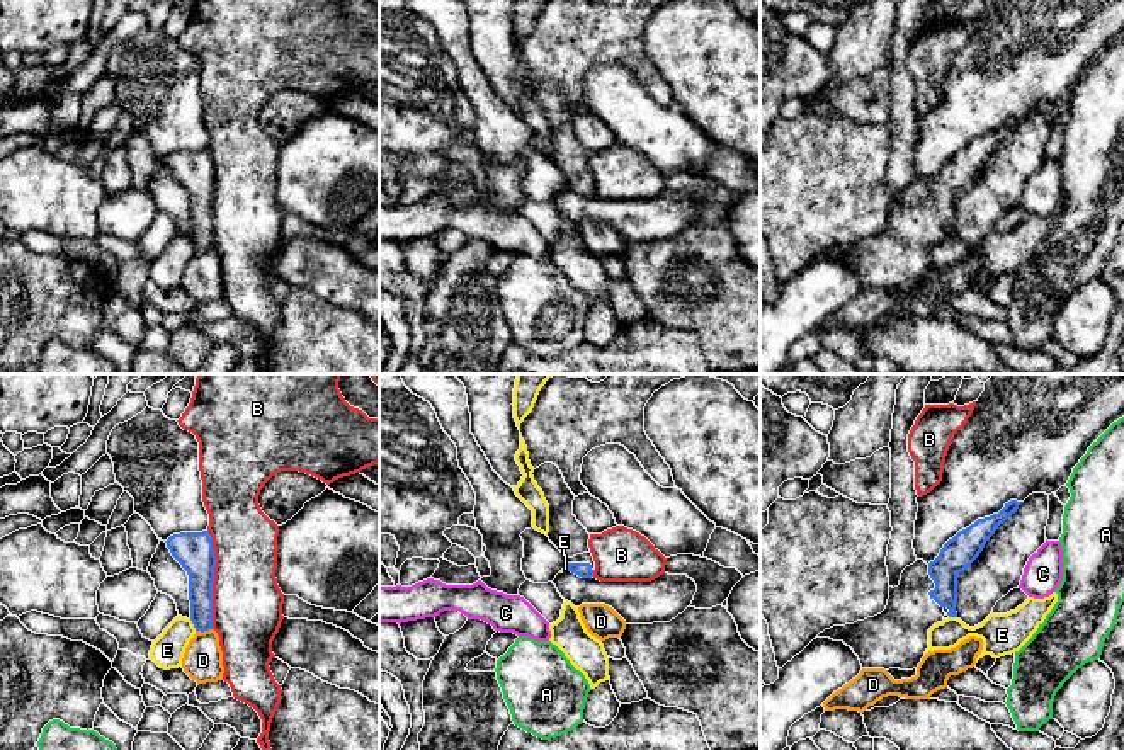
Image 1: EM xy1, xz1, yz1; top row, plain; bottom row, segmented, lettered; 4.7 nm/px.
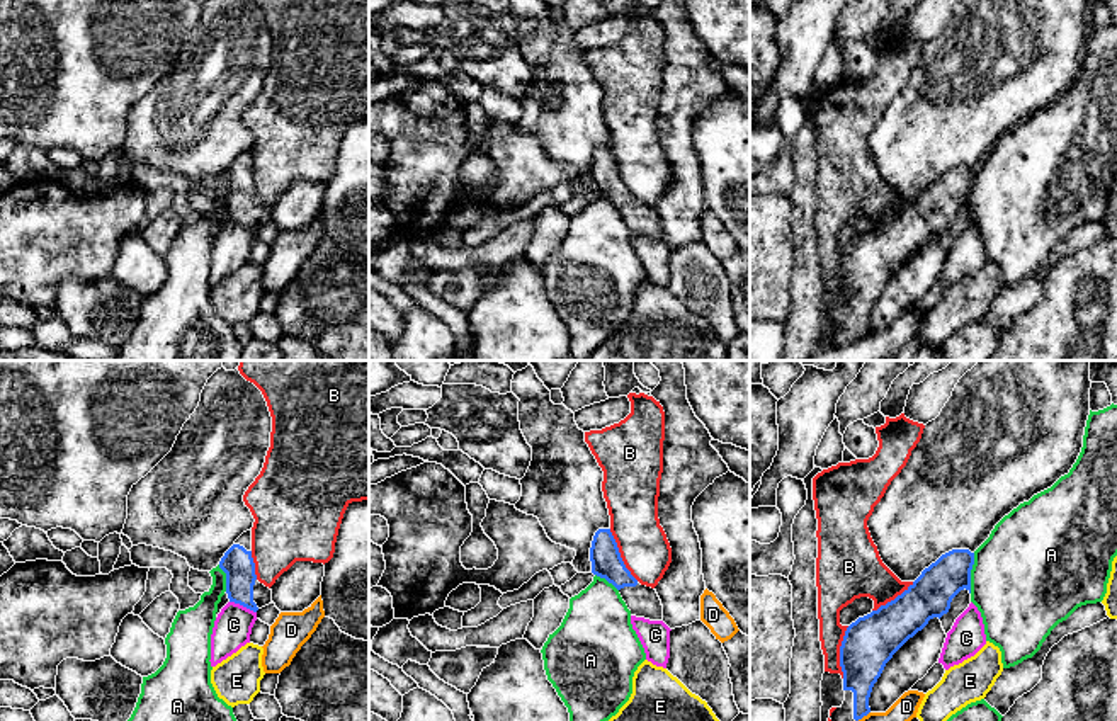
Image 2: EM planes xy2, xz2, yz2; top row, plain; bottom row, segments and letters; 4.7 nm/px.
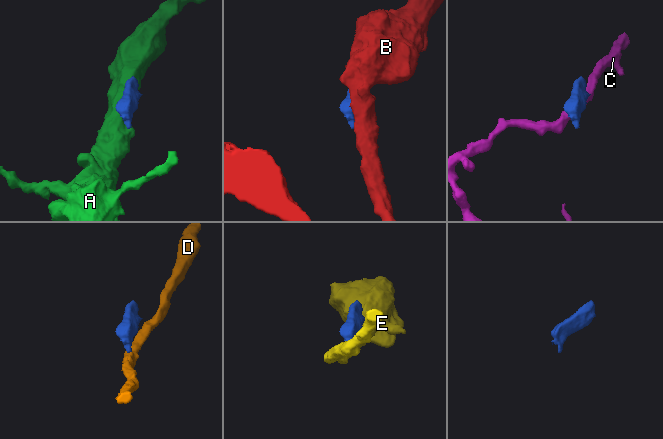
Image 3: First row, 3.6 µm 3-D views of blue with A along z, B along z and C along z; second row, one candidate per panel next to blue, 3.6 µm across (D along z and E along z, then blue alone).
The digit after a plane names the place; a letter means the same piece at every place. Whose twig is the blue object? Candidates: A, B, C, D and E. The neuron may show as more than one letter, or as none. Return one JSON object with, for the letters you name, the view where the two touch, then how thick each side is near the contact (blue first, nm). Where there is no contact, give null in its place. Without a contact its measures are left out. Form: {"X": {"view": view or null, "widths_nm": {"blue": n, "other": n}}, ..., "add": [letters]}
{"add": []}

